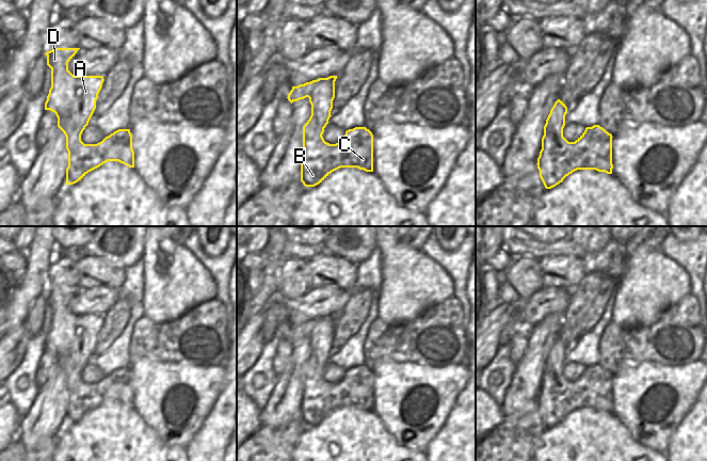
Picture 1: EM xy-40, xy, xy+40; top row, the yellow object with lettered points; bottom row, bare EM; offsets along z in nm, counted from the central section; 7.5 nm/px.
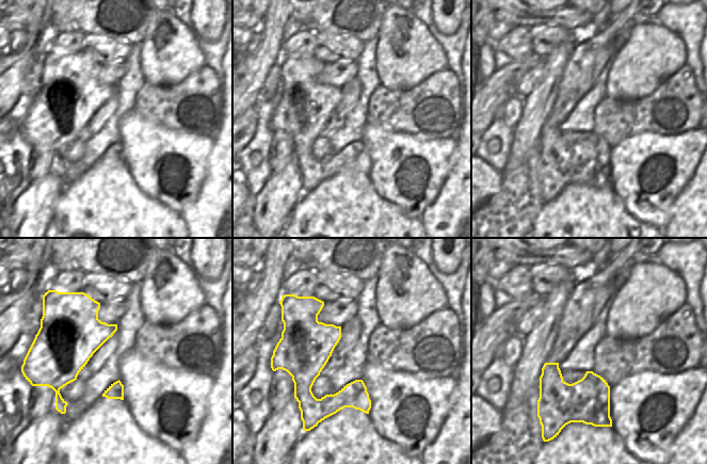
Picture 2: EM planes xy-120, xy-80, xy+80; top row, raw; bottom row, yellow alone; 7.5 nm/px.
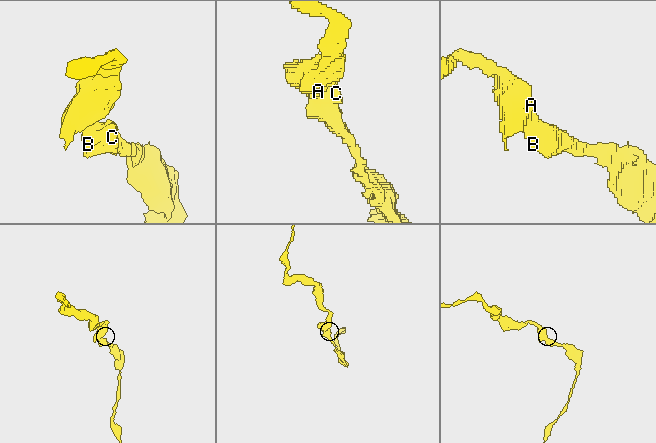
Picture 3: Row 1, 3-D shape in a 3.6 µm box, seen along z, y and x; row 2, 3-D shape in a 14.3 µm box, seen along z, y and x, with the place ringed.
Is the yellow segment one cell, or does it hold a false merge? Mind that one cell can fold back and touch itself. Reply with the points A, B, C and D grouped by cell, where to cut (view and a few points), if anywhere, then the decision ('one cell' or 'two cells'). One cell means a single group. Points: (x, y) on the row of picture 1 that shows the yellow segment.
A B C D; no cut; one cell

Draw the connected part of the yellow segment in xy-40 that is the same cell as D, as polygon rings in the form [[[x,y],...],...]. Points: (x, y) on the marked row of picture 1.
[[[54,48],[47,51],[47,65],[51,68],[51,88],[45,102],[45,110],[50,110],[58,117],[58,127],[66,137],[68,166],[66,169],[66,185],[81,180],[89,172],[108,161],[118,161],[129,168],[134,168],[134,152],[130,129],[118,129],[97,144],[84,144],[81,134],[96,109],[96,100],[105,81],[102,76],[74,76],[68,70],[68,62],[80,48]]]

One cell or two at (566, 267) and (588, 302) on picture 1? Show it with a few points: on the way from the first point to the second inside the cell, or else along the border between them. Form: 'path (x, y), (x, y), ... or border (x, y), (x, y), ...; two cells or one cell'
border (587, 272), (572, 289); two cells

